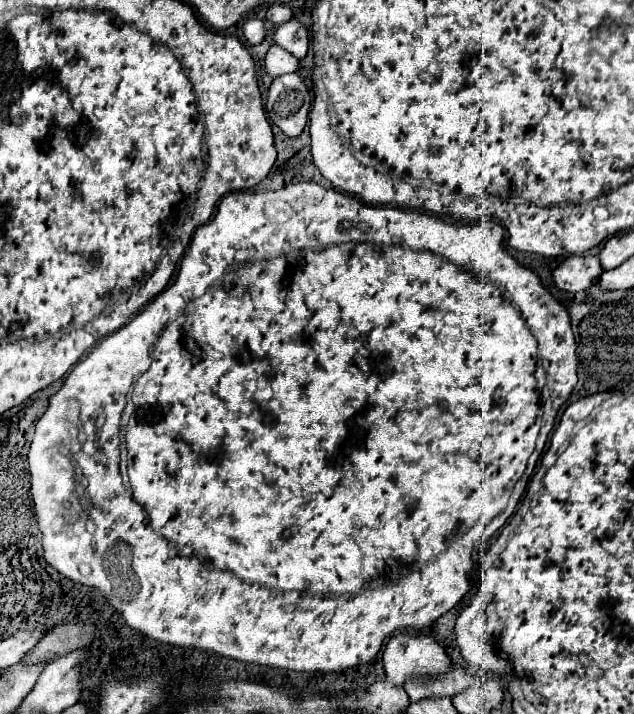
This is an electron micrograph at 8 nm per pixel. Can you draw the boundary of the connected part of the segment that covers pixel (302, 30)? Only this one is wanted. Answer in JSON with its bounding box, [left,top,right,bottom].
[272,19,310,59]

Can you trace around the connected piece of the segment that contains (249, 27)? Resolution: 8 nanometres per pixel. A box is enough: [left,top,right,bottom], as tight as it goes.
[242,17,264,45]

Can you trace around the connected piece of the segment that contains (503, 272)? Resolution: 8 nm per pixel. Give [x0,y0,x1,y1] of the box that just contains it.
[28,183,578,673]

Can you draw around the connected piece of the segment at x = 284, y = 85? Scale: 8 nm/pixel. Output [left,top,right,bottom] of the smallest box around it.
[264,73,312,137]

